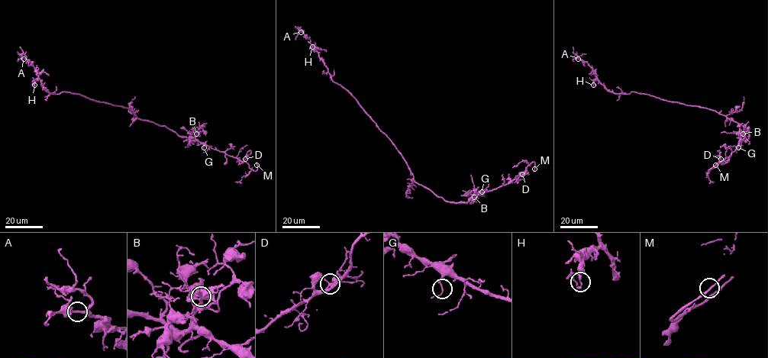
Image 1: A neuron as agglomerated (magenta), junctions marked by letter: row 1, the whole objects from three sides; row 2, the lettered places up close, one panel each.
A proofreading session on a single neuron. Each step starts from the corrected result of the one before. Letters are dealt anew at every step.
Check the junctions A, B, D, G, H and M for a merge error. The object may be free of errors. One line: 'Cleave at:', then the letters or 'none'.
Cleave at: B

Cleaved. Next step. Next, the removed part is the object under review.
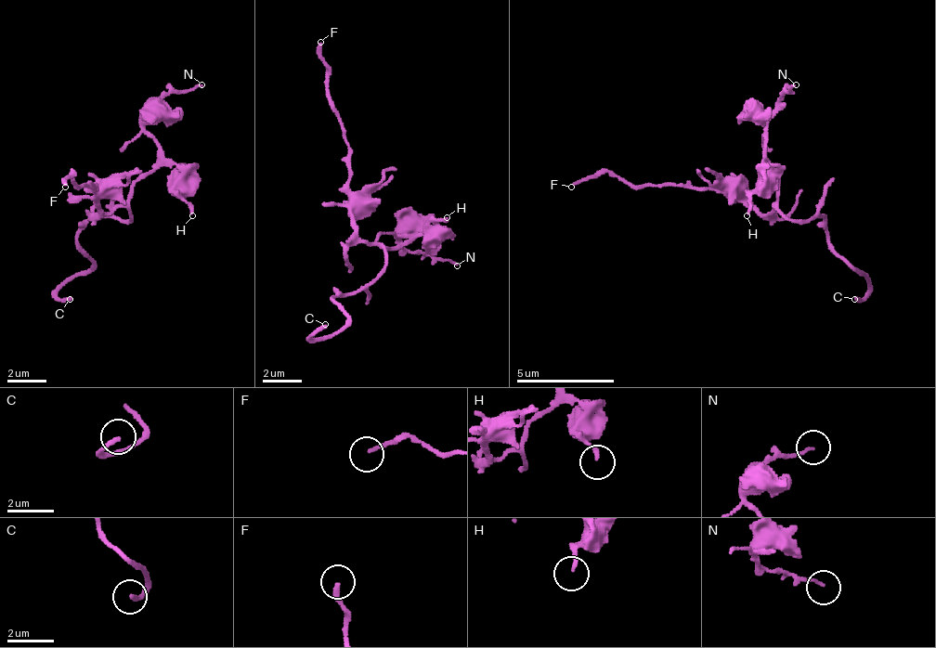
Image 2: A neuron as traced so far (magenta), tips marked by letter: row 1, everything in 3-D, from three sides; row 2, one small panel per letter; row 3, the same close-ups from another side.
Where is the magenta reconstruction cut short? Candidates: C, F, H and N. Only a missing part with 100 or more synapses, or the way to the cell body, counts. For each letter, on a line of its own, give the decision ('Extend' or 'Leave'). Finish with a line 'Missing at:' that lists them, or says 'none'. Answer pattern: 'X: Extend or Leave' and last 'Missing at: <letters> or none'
C: Extend
F: Leave
H: Leave
N: Leave
Missing at: C

